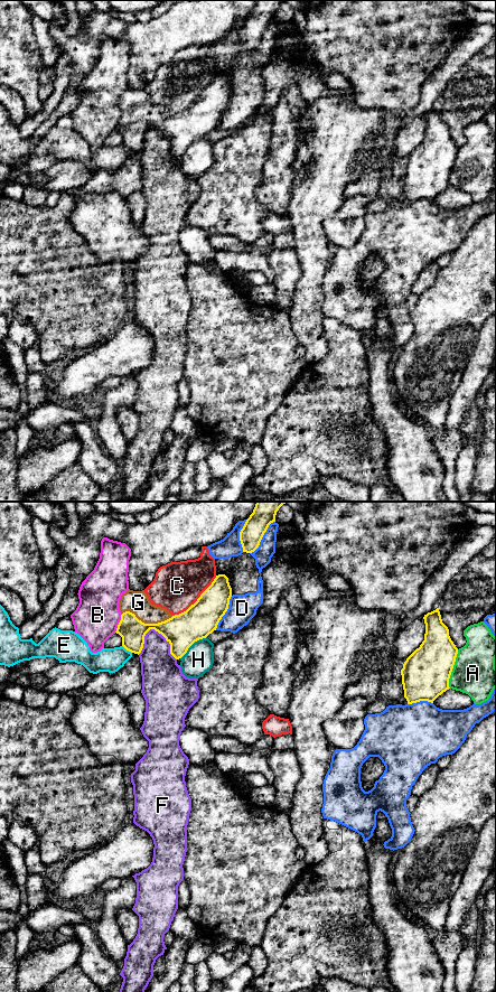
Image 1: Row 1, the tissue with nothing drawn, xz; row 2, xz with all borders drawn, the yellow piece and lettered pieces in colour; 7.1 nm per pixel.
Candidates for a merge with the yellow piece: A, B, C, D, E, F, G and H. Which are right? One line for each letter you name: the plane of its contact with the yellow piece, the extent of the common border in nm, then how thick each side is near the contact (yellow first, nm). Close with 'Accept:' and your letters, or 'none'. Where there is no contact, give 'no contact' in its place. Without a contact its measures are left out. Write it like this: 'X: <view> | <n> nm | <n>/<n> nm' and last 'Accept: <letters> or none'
G: xz | 360 nm | 240/170 nm
Accept: G

